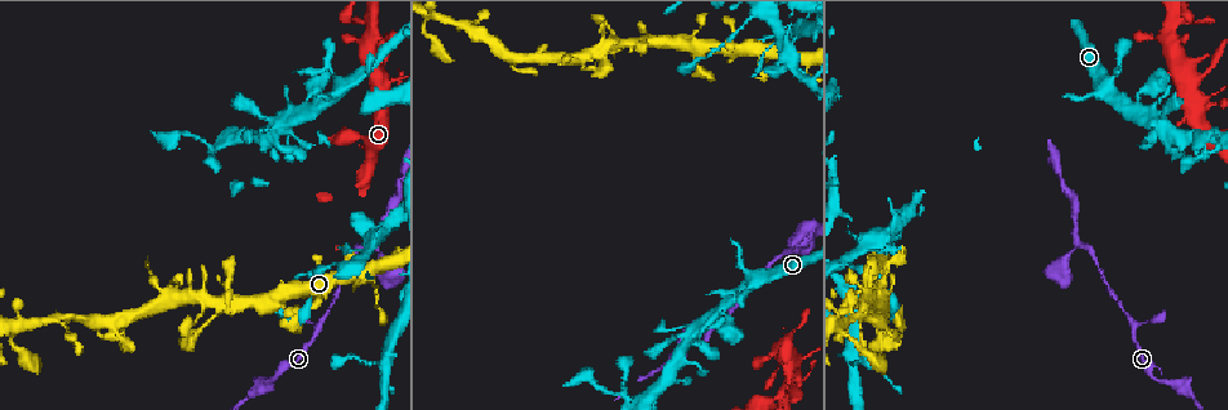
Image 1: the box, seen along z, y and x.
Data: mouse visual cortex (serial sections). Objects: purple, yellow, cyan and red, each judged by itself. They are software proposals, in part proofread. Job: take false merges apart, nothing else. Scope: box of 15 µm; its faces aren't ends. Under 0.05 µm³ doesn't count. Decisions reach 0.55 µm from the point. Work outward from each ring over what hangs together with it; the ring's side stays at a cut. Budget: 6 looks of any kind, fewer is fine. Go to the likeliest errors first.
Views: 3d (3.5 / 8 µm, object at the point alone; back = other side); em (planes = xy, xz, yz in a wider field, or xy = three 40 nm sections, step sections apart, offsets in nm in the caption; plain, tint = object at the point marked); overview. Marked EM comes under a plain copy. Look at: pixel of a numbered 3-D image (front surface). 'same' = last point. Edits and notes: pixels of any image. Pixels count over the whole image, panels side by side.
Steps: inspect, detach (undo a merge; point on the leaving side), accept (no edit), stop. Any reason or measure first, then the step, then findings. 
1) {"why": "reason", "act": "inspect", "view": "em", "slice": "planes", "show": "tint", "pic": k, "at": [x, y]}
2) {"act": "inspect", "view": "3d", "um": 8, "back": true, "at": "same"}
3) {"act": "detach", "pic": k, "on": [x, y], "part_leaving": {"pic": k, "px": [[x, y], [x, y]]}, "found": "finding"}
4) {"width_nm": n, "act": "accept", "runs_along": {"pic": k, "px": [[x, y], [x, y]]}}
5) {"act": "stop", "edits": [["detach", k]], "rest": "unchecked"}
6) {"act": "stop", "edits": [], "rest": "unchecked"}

{"why": "branch point", "act": "inspect", "view": "em", "slice": "xy", "step": 2, "show": "tint", "pic": 1, "at": [317, 326]}

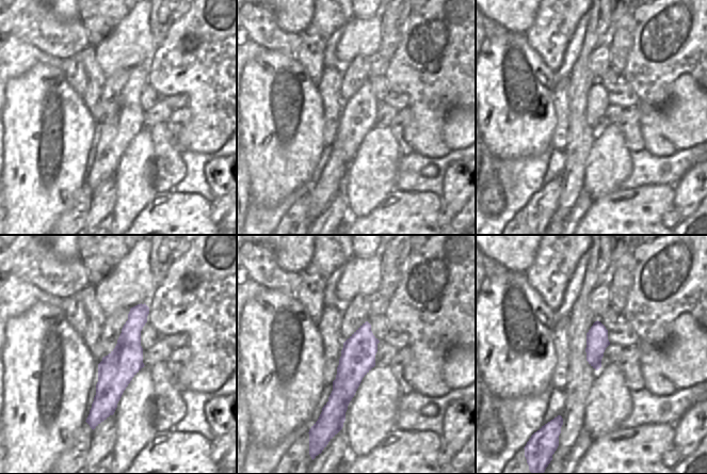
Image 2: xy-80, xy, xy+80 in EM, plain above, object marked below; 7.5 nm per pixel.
{"act": "inspect", "view": "3d", "um": 3.5, "at": "same"}

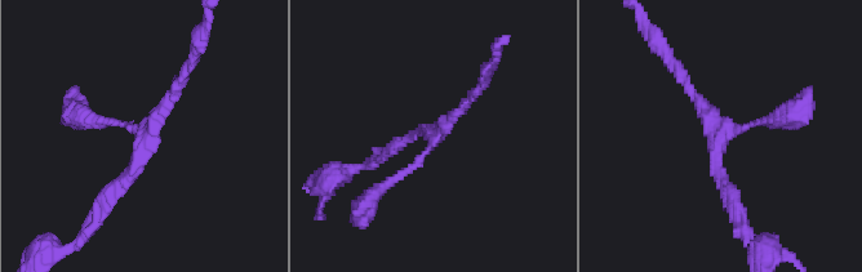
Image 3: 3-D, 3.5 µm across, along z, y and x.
{"width_nm": 260, "act": "accept", "runs_along": {"pic": 2, "px": [[143, 306], [127, 358], [95, 421]]}, "found": "all the same cell"}

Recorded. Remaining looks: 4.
{"act": "inspect", "view": "3d", "um": 3.5, "pic": 1, "at": [1204, 98]}

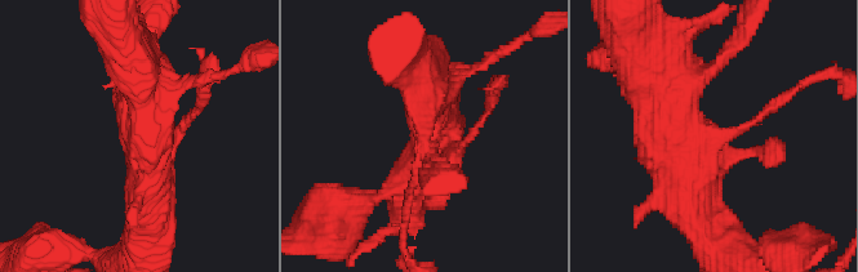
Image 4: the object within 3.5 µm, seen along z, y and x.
{"arms": 3, "arm_widths_nm": [100, 500, 600], "why": "need the tissue", "act": "inspect", "view": "em", "slice": "xy", "step": 3, "show": "tint", "pic": 4, "at": [709, 143]}

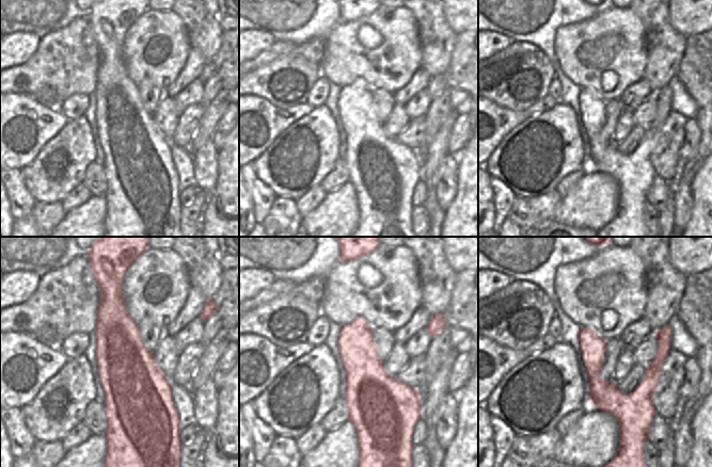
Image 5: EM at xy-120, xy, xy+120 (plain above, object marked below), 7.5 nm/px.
{"act": "accept", "runs_along": {"pic": 5, "px": [[666, 345], [631, 401], [594, 403]]}, "found": "all the same cell"}

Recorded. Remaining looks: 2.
{"why": "thick turns thin", "act": "inspect", "view": "3d", "um": 3.5, "pic": 1, "at": [211, 150]}

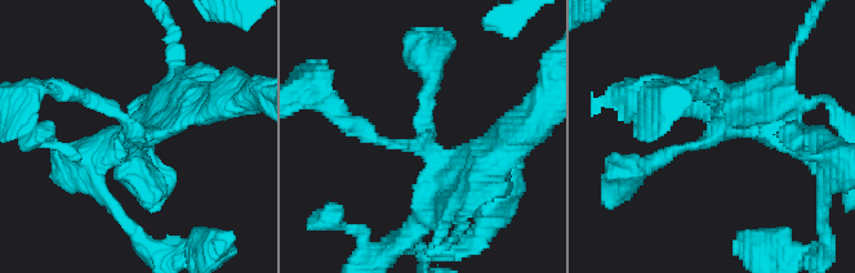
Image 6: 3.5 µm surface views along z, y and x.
{"act": "inspect", "view": "em", "slice": "xy", "step": 5, "show": "tint", "pic": 6, "at": [424, 147]}

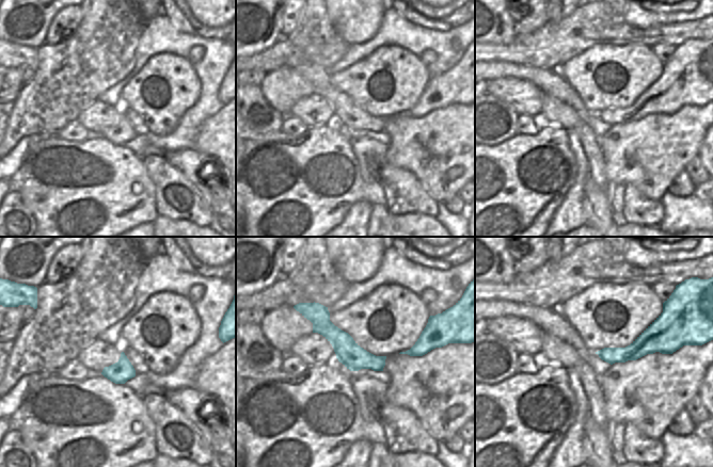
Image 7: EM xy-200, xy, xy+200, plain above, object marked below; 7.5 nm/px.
{"arm_widths_nm": [150, 200, 450], "act": "accept", "found": "all the same cell"}

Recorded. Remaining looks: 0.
{"act": "stop", "edits": [], "rest": "unchecked"}

